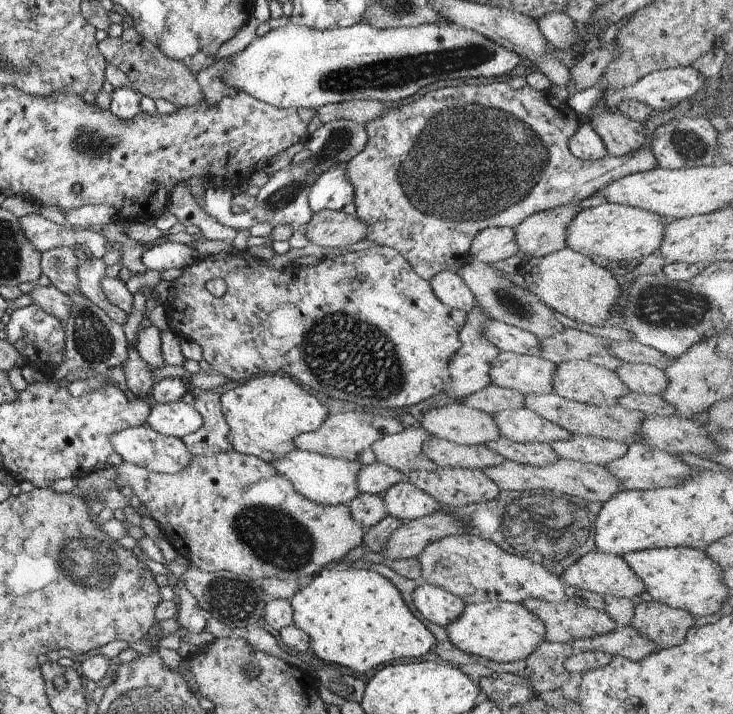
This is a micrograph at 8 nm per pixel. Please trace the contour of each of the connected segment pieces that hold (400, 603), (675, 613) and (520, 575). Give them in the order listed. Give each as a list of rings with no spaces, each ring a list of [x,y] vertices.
[[[325,566],[312,582],[290,599],[293,624],[310,636],[310,651],[327,664],[340,664],[368,674],[380,664],[422,658],[436,642],[432,632],[412,614],[400,591],[384,576],[350,566]]]
[[[638,600],[630,626],[650,639],[656,646],[655,650],[659,651],[681,645],[695,620],[684,609],[675,609],[654,600]]]
[[[476,534],[456,535],[430,543],[421,553],[418,553],[416,558],[421,566],[422,582],[446,589],[453,595],[460,597],[466,605],[483,603],[486,600],[488,602],[523,603],[526,599],[542,599],[551,603],[561,603],[568,599],[565,593],[565,584],[559,575],[550,572],[540,562],[510,554],[490,539],[482,538]]]

